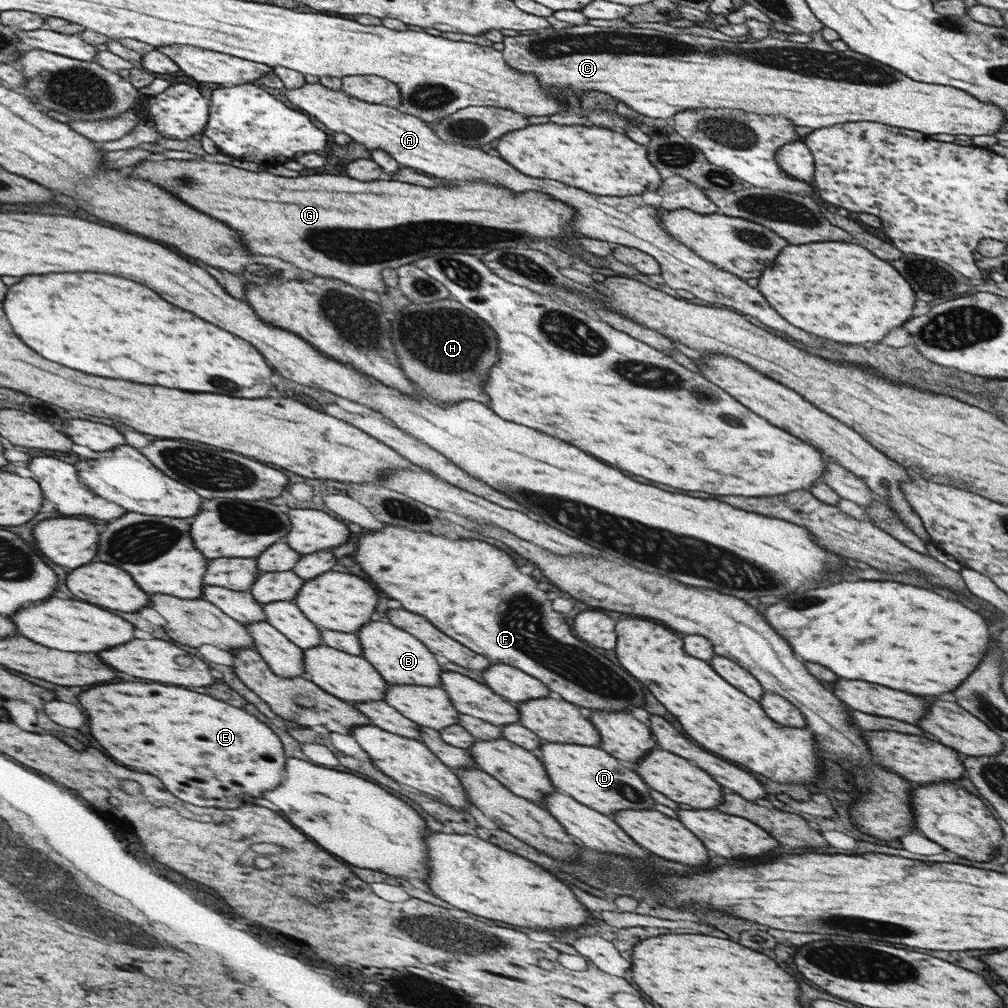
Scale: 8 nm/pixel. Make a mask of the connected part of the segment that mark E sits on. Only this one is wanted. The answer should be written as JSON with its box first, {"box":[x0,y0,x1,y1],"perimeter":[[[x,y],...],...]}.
{"box":[78,682,287,806],"perimeter":[[[154,682],[96,686],[82,692],[78,700],[88,710],[92,736],[108,756],[124,766],[136,768],[136,772],[158,776],[184,802],[202,806],[196,790],[190,792],[190,786],[186,786],[192,776],[196,782],[202,776],[238,776],[228,788],[234,786],[234,792],[240,794],[254,790],[268,792],[284,778],[287,760],[278,736],[244,709],[230,706],[226,701]]]}

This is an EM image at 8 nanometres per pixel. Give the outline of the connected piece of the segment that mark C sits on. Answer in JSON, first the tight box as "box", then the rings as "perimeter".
{"box":[503,24,1004,136],"perimeter":[[[589,24],[584,26],[568,26],[562,29],[545,29],[535,34],[530,35],[517,35],[515,37],[505,36],[503,38],[503,57],[504,60],[517,71],[532,72],[536,74],[536,78],[544,84],[546,90],[558,88],[560,92],[552,92],[560,98],[566,98],[568,94],[564,90],[574,90],[580,96],[580,90],[598,90],[598,92],[606,92],[616,100],[622,100],[626,106],[634,108],[636,112],[650,116],[650,118],[666,118],[669,120],[675,114],[683,110],[692,109],[738,109],[745,110],[746,112],[764,115],[779,114],[794,124],[801,127],[808,127],[813,130],[827,128],[828,126],[835,126],[835,124],[842,124],[845,122],[858,122],[867,119],[870,122],[881,122],[887,126],[894,126],[897,128],[914,130],[926,135],[949,134],[949,135],[962,135],[964,136],[982,136],[982,134],[996,134],[1000,132],[1000,122],[1004,124],[1004,112],[1000,112],[998,106],[994,104],[984,104],[984,102],[976,100],[974,96],[964,92],[964,90],[956,90],[952,86],[936,86],[936,84],[928,84],[925,82],[912,80],[909,76],[902,74],[899,70],[893,69],[891,66],[883,62],[874,60],[873,58],[866,57],[863,54],[854,52],[848,49],[844,52],[833,48],[828,41],[822,42],[820,36],[814,36],[808,44],[798,44],[798,42],[774,39],[773,37],[764,37],[756,42],[730,42],[722,41],[714,38],[696,36],[692,34],[669,34],[656,29],[648,28],[616,28],[616,27],[598,27]]]}

